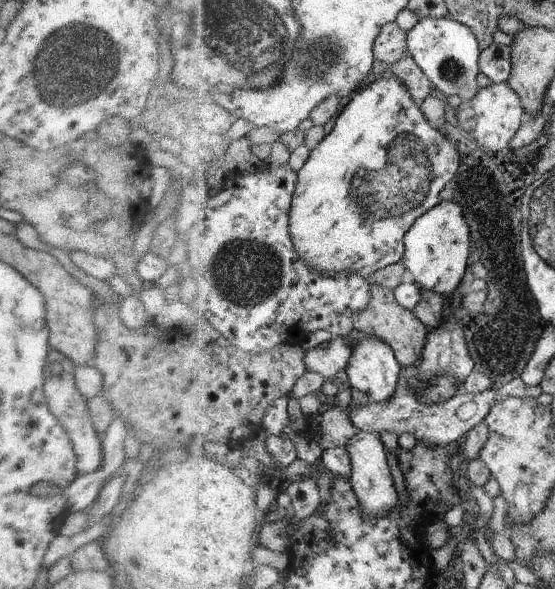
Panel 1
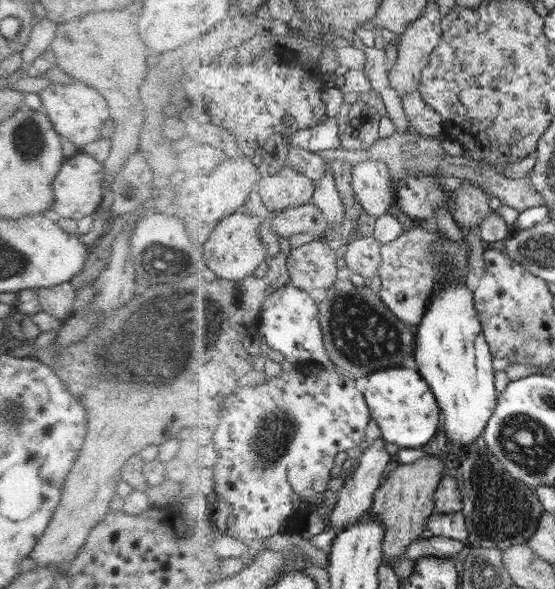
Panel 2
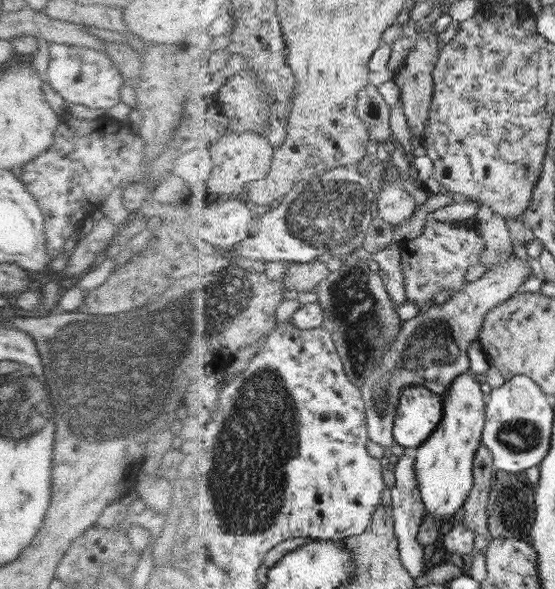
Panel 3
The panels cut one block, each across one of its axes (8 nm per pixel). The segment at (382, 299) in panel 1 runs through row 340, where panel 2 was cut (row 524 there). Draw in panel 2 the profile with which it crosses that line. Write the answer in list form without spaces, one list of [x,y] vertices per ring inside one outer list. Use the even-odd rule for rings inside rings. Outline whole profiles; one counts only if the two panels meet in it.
[[[426,454],[413,463],[400,464],[385,478],[376,493],[375,503],[370,510],[375,517],[387,526],[385,538],[386,566],[393,565],[396,558],[405,557],[409,546],[429,534],[430,517],[437,510],[437,492],[442,482],[444,462],[440,456]]]

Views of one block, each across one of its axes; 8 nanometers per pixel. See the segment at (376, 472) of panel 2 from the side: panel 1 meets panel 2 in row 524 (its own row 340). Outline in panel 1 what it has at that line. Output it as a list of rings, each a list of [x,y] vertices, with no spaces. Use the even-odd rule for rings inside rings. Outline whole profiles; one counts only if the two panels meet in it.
[[[350,337],[333,338],[328,348],[322,346],[307,351],[307,367],[310,371],[323,374],[328,380],[332,380],[340,372],[347,370],[353,352]]]

